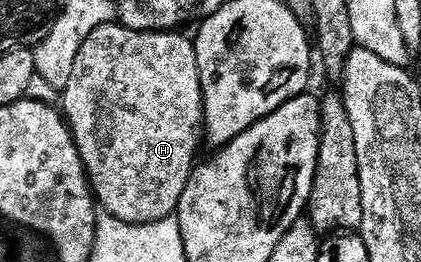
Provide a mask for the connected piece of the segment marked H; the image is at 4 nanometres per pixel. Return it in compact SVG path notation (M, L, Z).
M120 22L108 23L87 41L79 49L79 57L75 57L75 65L71 69L71 77L63 88L65 95L65 107L63 114L69 124L69 132L73 135L75 145L81 154L81 160L85 166L85 172L89 175L89 185L104 214L115 217L124 223L154 223L160 219L170 218L176 212L179 201L183 197L183 189L187 181L193 175L195 164L198 162L197 150L201 147L201 139L206 138L205 133L205 106L203 105L203 89L199 77L199 61L193 48L194 40L189 39L185 33L174 33L172 31L132 31L121 26Z

